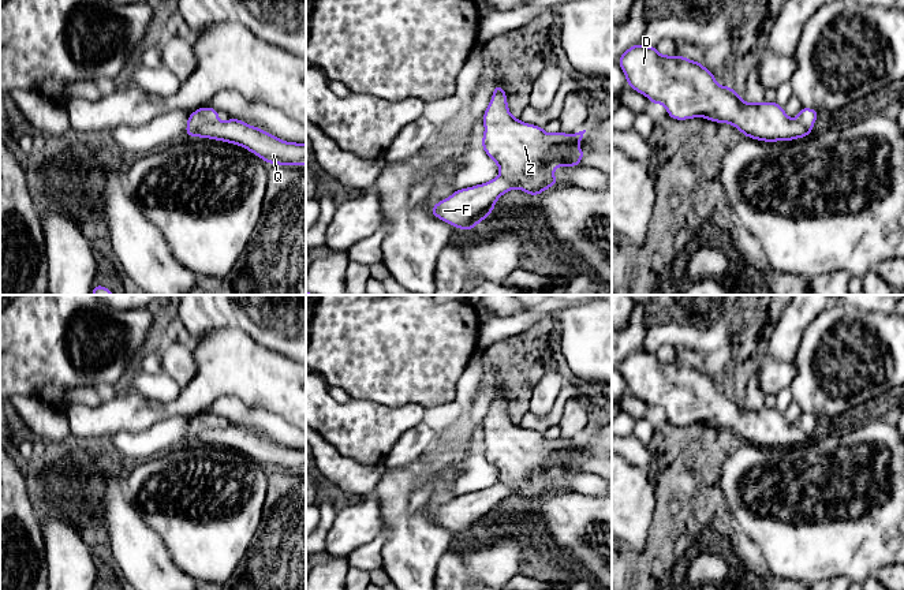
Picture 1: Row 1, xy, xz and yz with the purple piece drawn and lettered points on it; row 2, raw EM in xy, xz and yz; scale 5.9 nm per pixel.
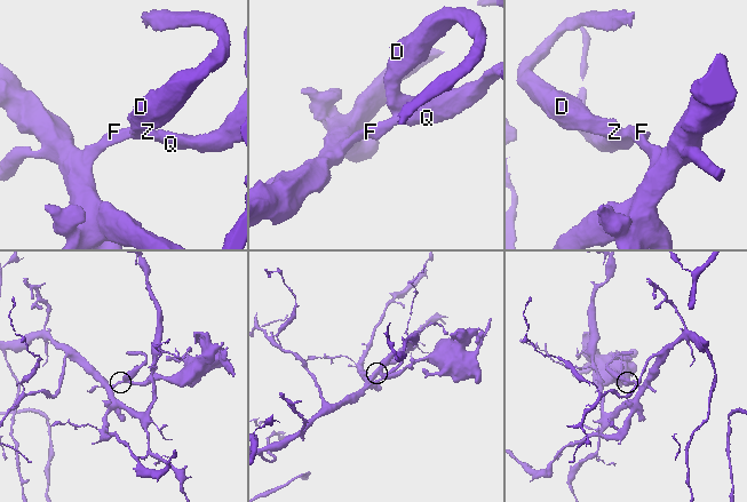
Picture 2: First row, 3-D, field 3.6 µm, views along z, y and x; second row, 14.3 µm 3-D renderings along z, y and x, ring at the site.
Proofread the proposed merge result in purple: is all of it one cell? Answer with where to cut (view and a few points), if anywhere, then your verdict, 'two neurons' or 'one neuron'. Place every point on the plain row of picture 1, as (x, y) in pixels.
cut in xy along (217, 425), (204, 429), (194, 441); two neurons

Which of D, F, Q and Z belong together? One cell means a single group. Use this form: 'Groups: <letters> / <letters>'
Groups: D Q Z / F

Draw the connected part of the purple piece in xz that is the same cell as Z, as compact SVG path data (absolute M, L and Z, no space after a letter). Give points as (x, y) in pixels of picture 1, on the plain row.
M494 392L483 419L485 438L481 451L500 475L500 482L512 486L515 494L531 503L557 492L556 473L576 473L587 458L579 455L586 436L575 440L548 440L542 432L515 425L507 410L507 399Z

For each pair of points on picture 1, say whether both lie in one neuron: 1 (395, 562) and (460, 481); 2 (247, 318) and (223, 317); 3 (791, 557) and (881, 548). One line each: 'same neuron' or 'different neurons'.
1: different neurons
2: different neurons
3: same neuron

